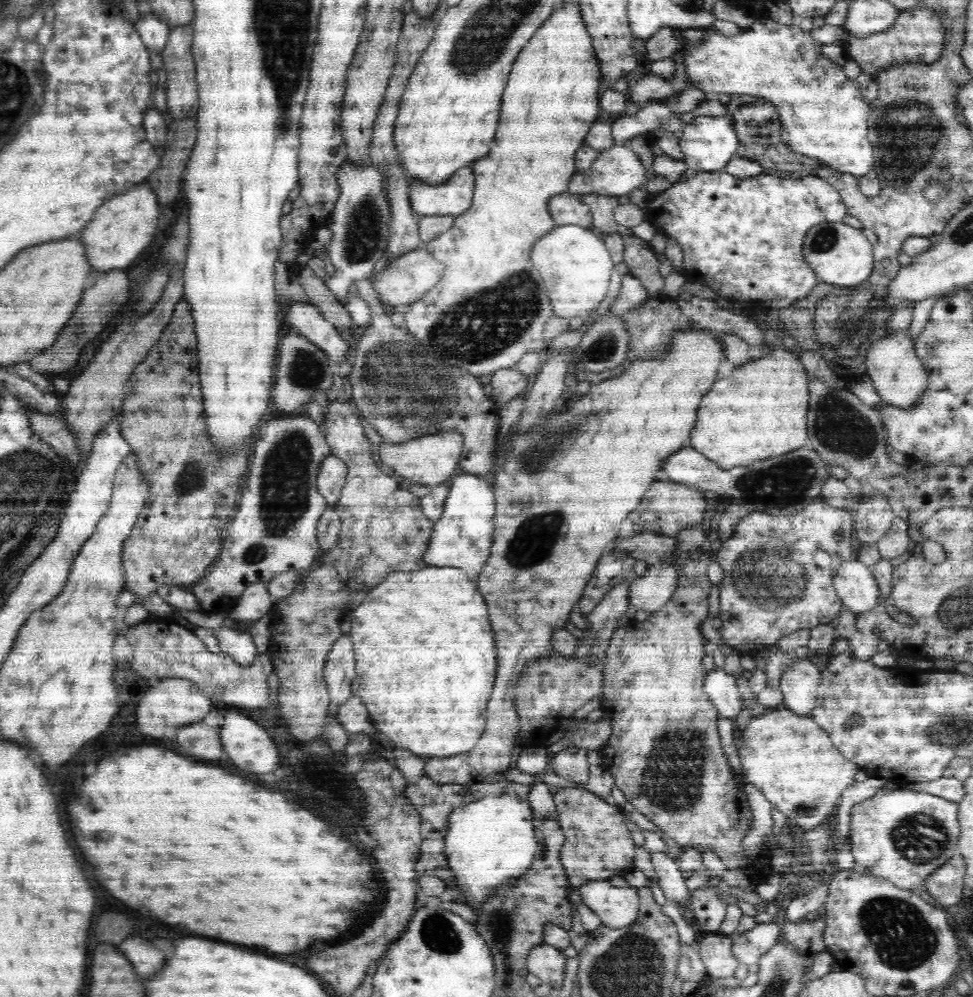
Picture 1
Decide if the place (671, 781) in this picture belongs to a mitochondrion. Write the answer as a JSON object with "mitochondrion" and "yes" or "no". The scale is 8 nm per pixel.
{"mitochondrion":"yes"}

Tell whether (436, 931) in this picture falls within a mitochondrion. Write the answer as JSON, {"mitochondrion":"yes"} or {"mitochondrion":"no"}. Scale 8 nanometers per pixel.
{"mitochondrion":"yes"}

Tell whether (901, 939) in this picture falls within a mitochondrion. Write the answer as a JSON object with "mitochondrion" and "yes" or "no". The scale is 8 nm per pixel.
{"mitochondrion":"yes"}

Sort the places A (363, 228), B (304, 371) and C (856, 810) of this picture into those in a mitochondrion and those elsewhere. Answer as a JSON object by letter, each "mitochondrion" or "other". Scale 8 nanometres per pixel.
{"A":"mitochondrion","B":"mitochondrion","C":"other"}

